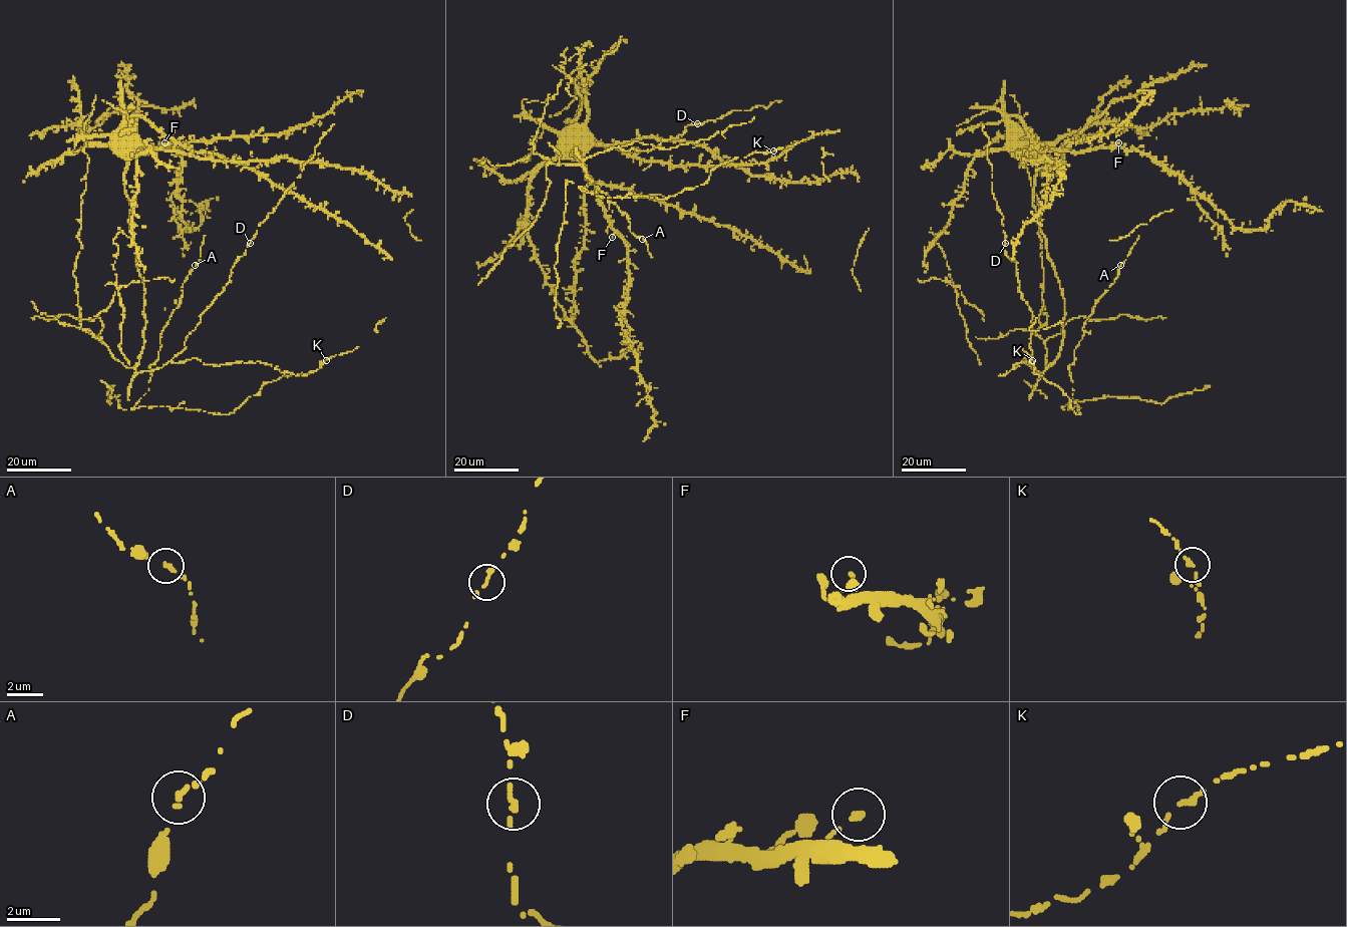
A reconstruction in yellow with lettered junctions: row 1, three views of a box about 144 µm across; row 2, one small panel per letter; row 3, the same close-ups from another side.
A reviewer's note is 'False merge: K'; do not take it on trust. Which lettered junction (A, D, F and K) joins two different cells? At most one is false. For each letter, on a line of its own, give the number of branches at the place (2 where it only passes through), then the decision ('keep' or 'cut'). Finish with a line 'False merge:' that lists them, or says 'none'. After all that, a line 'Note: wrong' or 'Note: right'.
A: branches 1; keep
D: branches 1; keep
F: branches 1; keep
K: branches 1; keep
False merge: none
Note: wrong

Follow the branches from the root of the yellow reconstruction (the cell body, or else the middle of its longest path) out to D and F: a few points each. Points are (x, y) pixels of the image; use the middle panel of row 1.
D: (578, 134), (572, 153), (578, 151), (592, 184), (583, 164), (588, 158), (615, 146), (650, 150), (697, 123)
F: (578, 134), (578, 159), (595, 187), (604, 214), (614, 232), (612, 237)

